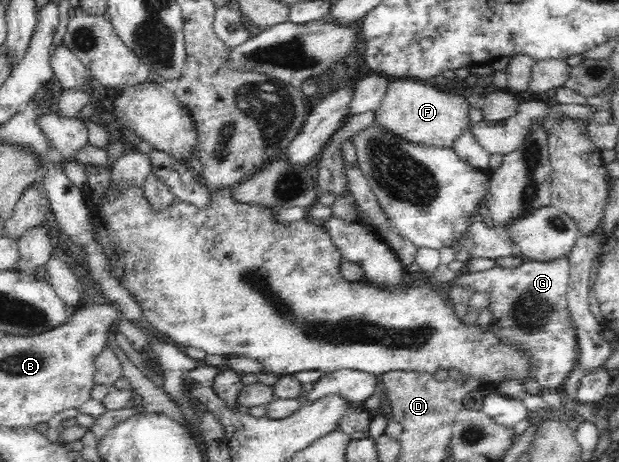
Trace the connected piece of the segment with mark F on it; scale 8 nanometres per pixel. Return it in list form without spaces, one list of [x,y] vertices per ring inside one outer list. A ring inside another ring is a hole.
[[[408,77],[391,80],[385,99],[382,99],[381,105],[374,111],[374,116],[386,132],[394,133],[400,140],[410,141],[412,144],[453,148],[456,139],[470,129],[470,109],[470,104],[462,95],[446,93]]]

